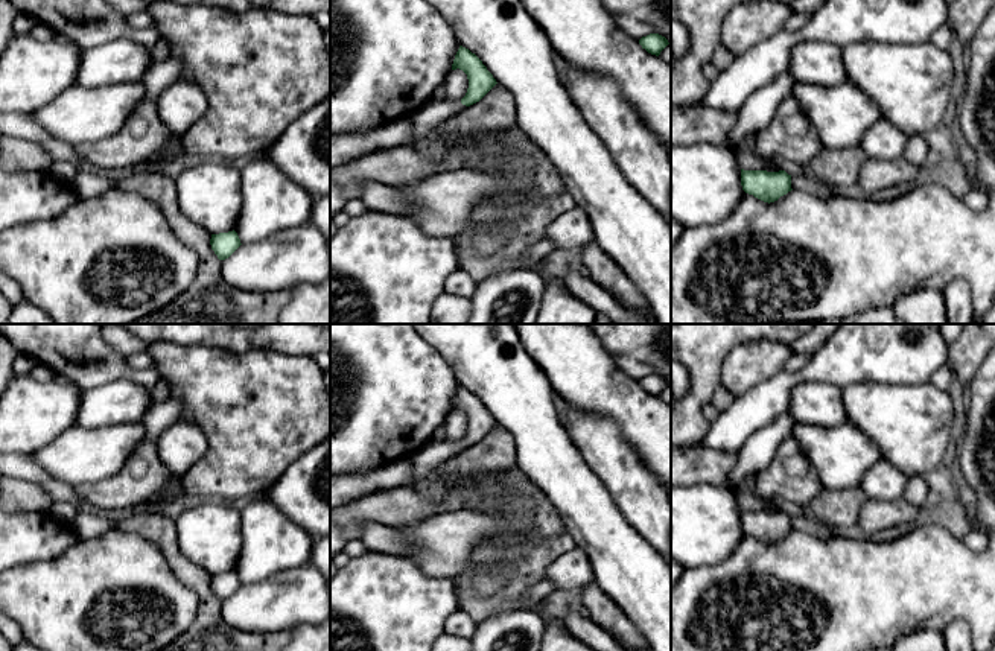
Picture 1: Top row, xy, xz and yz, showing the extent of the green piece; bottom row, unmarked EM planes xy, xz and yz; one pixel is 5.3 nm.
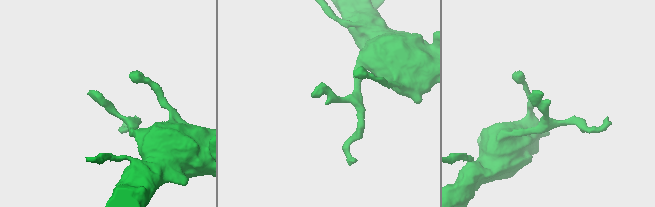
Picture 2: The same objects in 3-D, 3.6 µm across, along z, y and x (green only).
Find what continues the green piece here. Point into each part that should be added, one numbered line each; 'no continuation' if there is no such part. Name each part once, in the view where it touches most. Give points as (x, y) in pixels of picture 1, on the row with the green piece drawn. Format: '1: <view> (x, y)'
1: xz (423, 123)

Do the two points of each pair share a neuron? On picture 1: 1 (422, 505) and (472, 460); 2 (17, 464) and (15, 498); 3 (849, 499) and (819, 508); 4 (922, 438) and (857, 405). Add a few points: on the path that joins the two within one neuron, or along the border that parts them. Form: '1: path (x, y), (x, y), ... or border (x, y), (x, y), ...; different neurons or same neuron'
1: border (467, 479), (438, 495), (431, 492); different neurons
2: border (15, 478), (31, 481), (49, 495); different neurons
3: path (842, 507), (826, 507); same neuron
4: path (905, 422), (874, 408); same neuron

